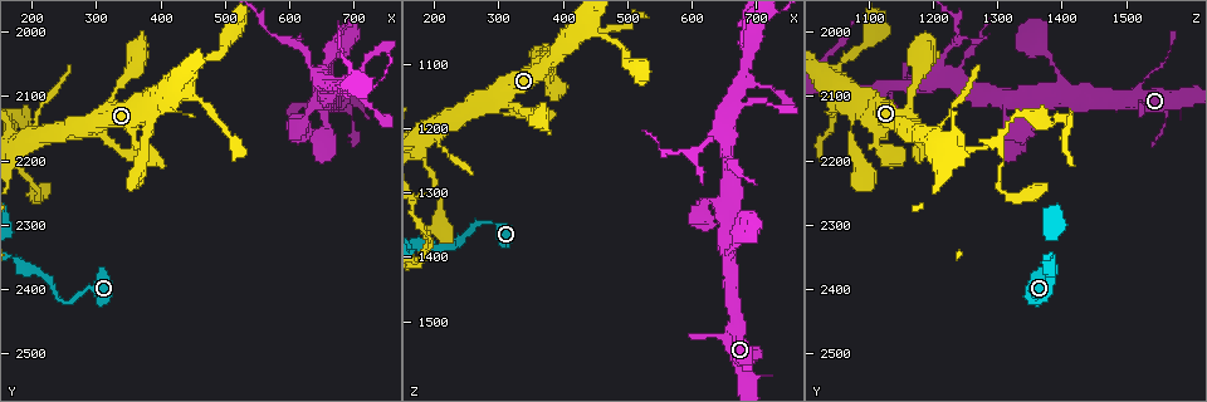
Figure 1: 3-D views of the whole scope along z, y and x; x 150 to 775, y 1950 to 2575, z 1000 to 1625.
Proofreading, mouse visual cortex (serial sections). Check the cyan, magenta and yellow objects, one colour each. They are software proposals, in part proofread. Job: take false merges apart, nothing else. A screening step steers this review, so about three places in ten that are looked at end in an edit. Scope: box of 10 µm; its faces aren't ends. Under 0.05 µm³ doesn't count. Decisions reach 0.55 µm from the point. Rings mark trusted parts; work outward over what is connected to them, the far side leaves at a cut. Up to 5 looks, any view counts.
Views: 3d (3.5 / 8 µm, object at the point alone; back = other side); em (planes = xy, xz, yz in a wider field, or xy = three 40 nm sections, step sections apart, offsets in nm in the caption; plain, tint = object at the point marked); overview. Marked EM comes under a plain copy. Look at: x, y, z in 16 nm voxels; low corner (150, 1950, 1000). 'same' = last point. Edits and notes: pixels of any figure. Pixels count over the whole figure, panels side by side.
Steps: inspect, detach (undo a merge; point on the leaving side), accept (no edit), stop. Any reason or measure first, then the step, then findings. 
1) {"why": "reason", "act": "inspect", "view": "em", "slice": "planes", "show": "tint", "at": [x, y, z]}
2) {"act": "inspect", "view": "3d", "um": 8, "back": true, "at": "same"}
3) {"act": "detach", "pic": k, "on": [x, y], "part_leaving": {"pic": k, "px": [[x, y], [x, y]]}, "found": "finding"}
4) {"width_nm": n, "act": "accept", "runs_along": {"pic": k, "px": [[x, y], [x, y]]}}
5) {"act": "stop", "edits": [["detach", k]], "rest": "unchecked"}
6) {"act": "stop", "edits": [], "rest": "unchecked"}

{"why": "thin neck", "act": "inspect", "view": "3d", "um": 8, "at": [625, 2030, 1220]}

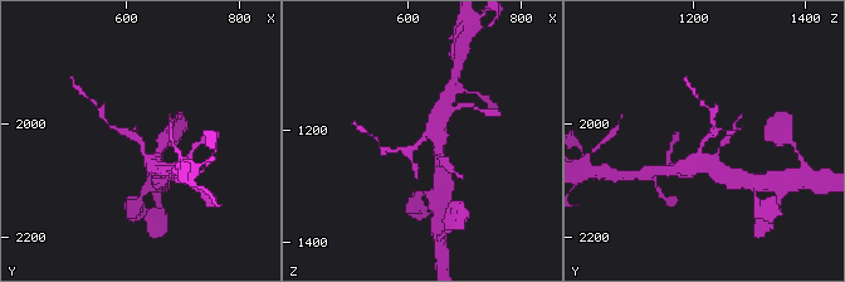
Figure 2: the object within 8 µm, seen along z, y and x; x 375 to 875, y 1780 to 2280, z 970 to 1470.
{"why": "now the EM", "act": "inspect", "view": "em", "slice": "xy", "step": 5, "show": "tint", "at": "same"}

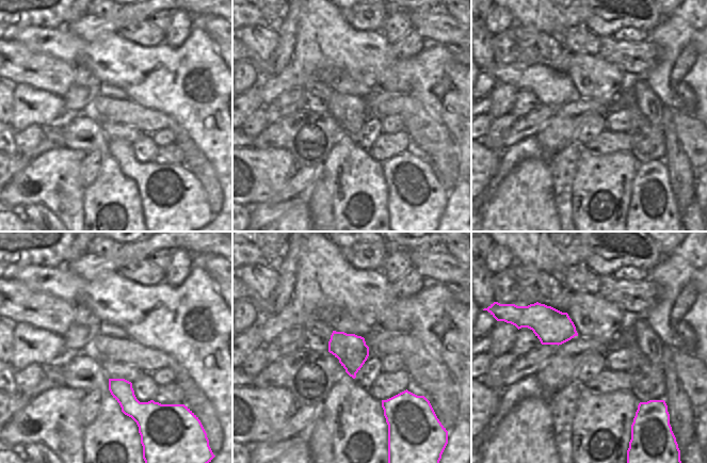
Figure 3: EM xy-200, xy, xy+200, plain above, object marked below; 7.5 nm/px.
{"act": "detach", "pic": 2, "on": [406, 151], "part_leaving": {"pic": 2, "px": [[420, 141], [409, 151], [381, 149]]}, "found": "a second cell is stuck on"}

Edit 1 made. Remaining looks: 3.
{"why": "see it whole again", "act": "inspect", "view": "overview"}

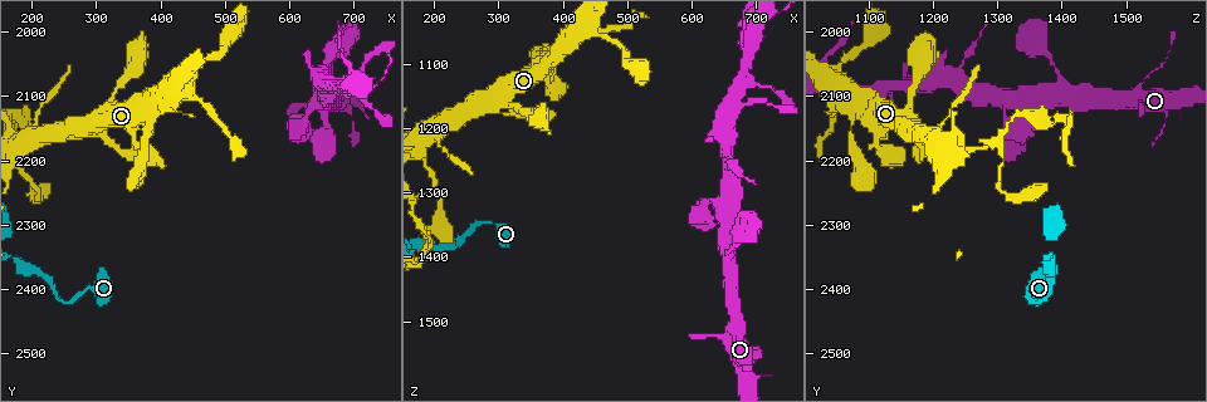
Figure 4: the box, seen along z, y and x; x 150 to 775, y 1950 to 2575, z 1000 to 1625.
{"why": "four-way junction", "act": "inspect", "view": "em", "slice": "planes", "show": "tint", "at": [290, 2145, 1170]}

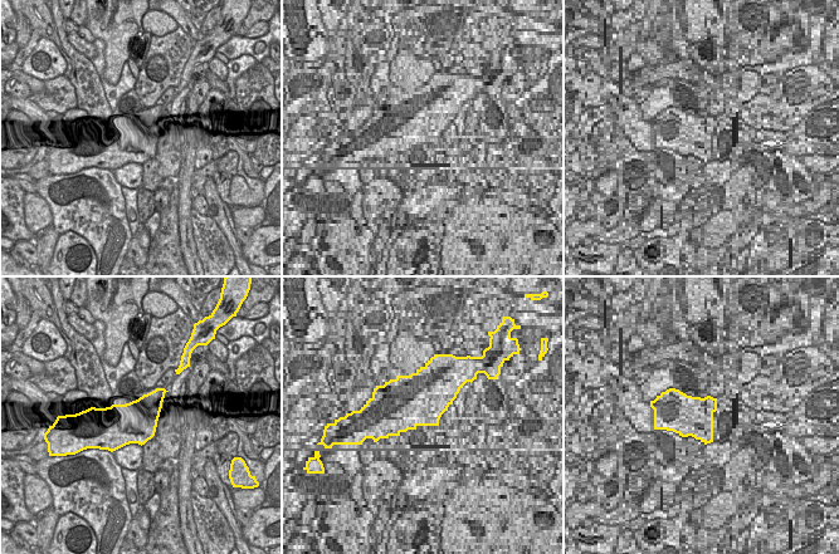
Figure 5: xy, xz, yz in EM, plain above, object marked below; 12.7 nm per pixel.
{"why": "see where the arms go", "act": "inspect", "view": "3d", "um": 3.5, "at": "same"}

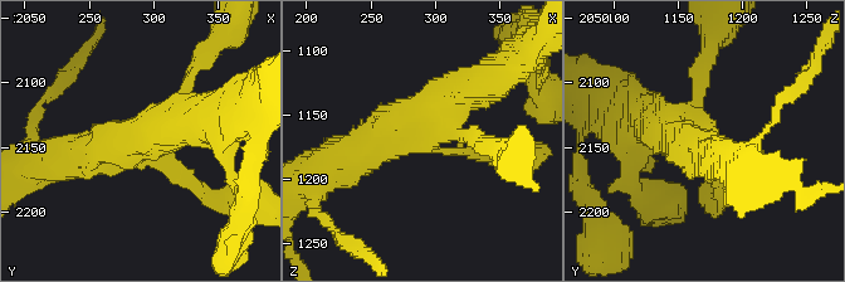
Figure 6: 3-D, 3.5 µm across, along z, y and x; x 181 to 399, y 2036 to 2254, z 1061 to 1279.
{"arms": 4, "act": "accept", "runs_along": {"pic": 6, "px": [[650, 124], [712, 154], [722, 200]]}, "found": "one cell here"}

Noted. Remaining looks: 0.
{"act": "stop", "edits": [["detach", 2]], "rest": "unchecked"}

